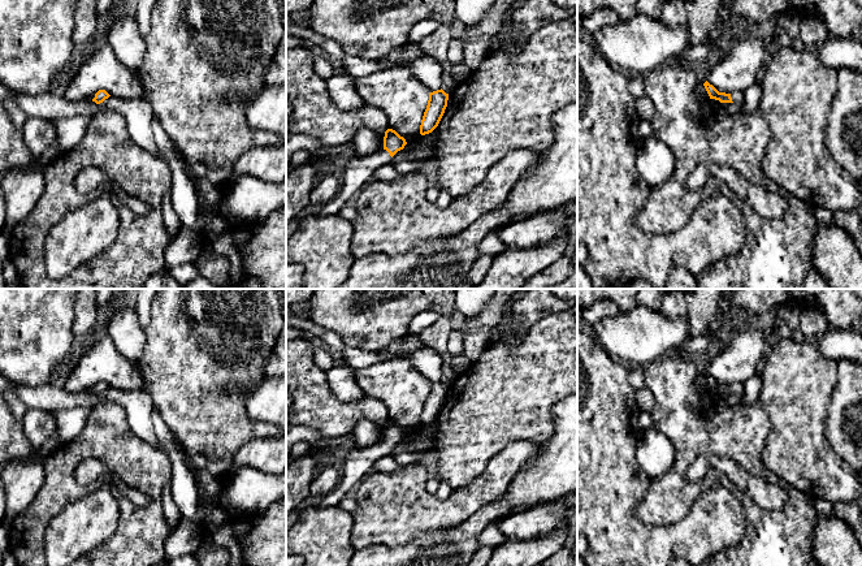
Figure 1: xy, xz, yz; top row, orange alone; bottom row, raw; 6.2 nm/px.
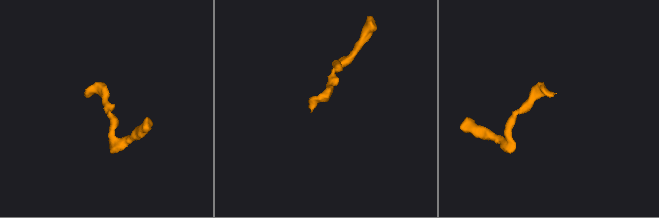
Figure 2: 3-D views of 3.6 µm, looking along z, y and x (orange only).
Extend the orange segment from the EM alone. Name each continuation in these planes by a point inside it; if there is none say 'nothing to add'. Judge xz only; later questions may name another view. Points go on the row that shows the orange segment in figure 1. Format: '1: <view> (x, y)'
1: xz (359, 171)

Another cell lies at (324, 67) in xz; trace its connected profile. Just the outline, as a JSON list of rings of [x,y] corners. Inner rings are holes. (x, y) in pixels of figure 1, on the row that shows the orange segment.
[[[317,53],[313,61],[315,72],[325,81],[335,74],[334,65],[335,62],[333,60],[320,53]]]

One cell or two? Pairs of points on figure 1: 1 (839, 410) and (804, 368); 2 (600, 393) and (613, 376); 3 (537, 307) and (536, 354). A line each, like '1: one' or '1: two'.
1: two
2: one
3: two

